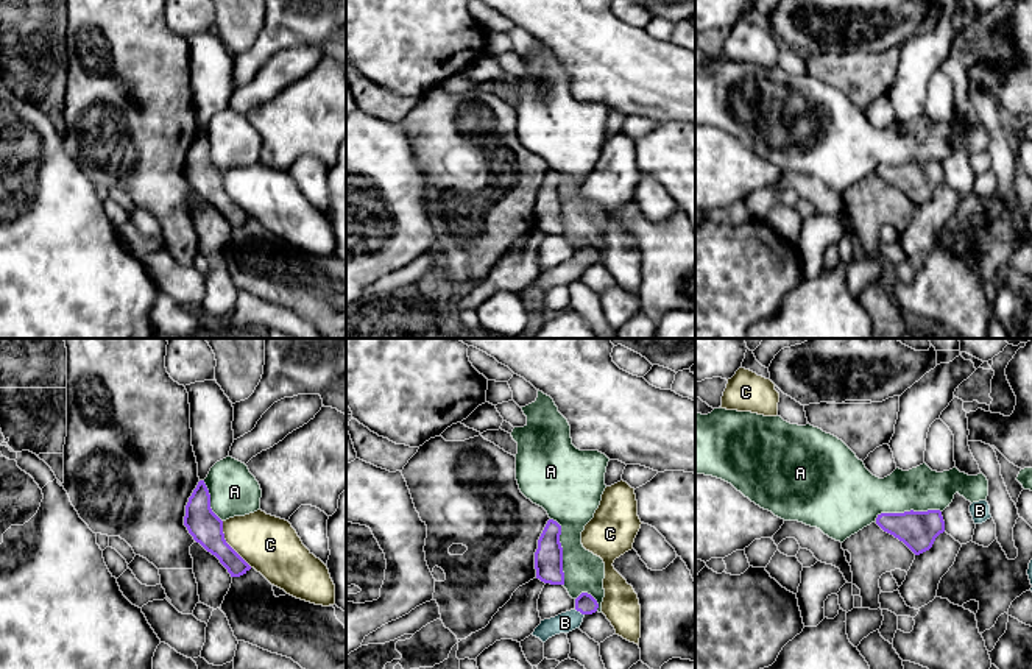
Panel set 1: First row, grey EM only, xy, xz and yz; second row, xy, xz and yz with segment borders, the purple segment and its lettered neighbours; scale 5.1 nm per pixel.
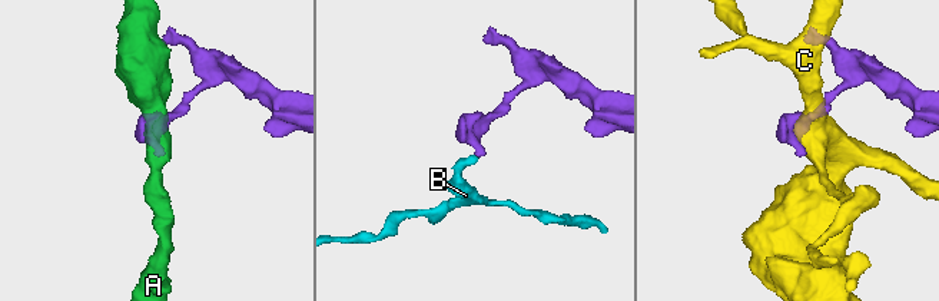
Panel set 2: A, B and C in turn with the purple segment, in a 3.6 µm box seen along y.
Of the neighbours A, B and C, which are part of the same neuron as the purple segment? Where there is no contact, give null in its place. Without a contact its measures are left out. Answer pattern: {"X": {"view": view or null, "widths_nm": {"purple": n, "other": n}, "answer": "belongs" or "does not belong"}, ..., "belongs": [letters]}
{"A": {"view": "yz", "widths_nm": {"purple": 190, "other": 260}, "answer": "does not belong"}, "B": {"view": "xz", "widths_nm": {"purple": 100, "other": 110}, "answer": "belongs"}, "C": {"view": "xy", "widths_nm": {"purple": 170, "other": 300}, "answer": "does not belong"}, "belongs": ["B"]}

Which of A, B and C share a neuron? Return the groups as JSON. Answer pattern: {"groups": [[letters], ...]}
{"groups": [["A"], ["B"], ["C"]]}

